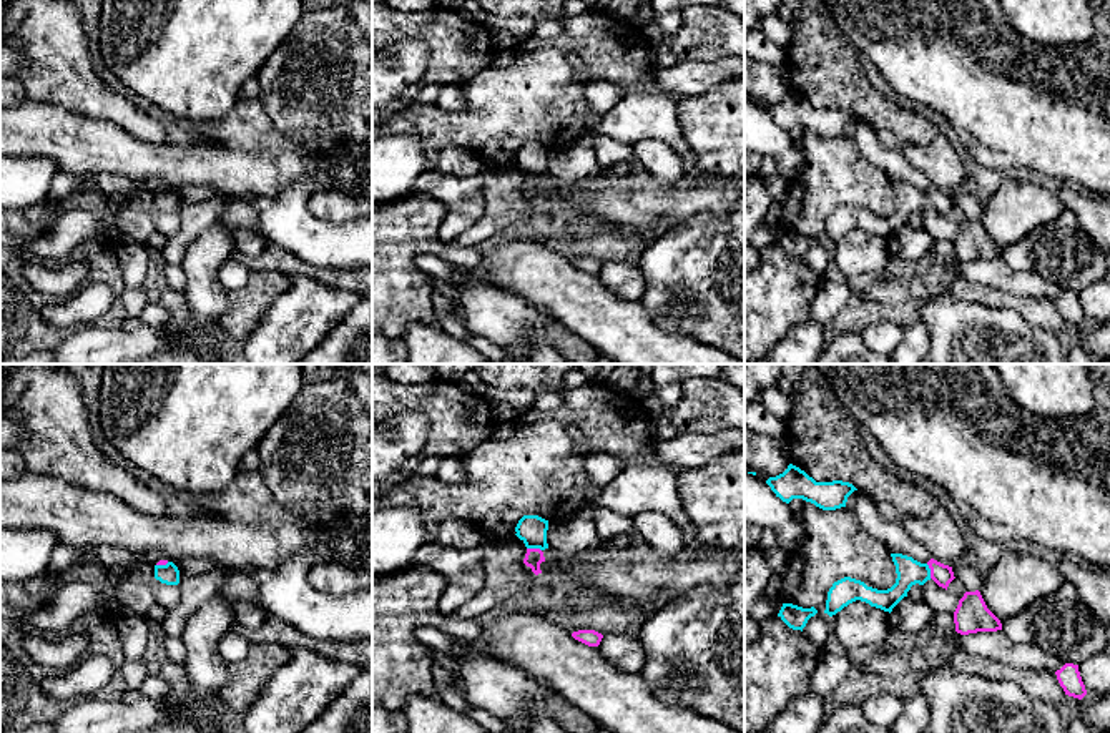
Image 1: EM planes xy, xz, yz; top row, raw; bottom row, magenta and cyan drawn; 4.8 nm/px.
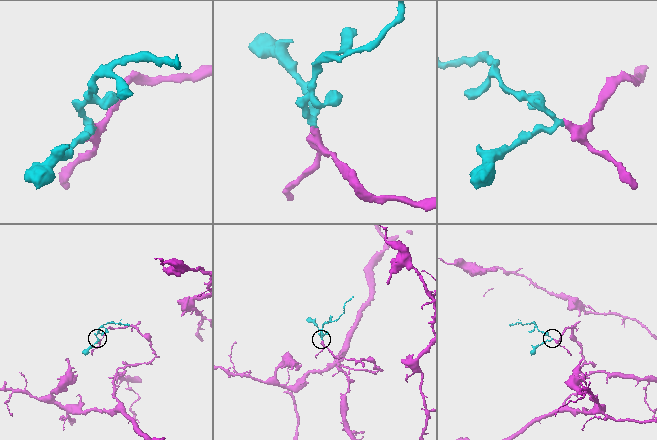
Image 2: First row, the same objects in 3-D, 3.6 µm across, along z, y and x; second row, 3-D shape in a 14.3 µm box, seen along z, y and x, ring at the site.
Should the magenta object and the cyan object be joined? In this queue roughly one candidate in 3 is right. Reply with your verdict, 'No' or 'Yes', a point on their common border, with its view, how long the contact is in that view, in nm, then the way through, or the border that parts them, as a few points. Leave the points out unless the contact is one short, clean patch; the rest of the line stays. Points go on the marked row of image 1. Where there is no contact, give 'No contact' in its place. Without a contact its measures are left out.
Yes. Touches magenta at xz (534, 549). Shared border 70 nm. Path across: xz (534, 557), (534, 549), (532, 529)

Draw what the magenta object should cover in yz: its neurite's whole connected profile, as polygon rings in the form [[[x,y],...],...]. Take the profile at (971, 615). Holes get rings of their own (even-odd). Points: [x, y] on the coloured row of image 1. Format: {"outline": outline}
{"outline": [[[979,590],[964,593],[954,612],[954,623],[960,635],[1002,630],[1000,620],[987,608]]]}

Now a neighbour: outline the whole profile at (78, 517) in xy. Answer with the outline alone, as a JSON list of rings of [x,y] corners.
[[[30,470],[0,480],[0,527],[48,530],[73,549],[110,545],[133,555],[158,550],[173,563],[206,558],[224,570],[254,575],[278,568],[301,550],[324,562],[372,553],[364,540],[336,537],[324,524],[151,515],[113,494]]]

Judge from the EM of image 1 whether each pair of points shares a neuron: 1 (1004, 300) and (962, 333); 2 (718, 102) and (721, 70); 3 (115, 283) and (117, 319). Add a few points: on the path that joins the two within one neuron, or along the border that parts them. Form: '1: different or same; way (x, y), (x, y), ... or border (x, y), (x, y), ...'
1: different; border (956, 298), (987, 306), (1012, 308), (1029, 324)
2: different; border (726, 78), (700, 93), (683, 97)
3: same; way (117, 291), (117, 311)

